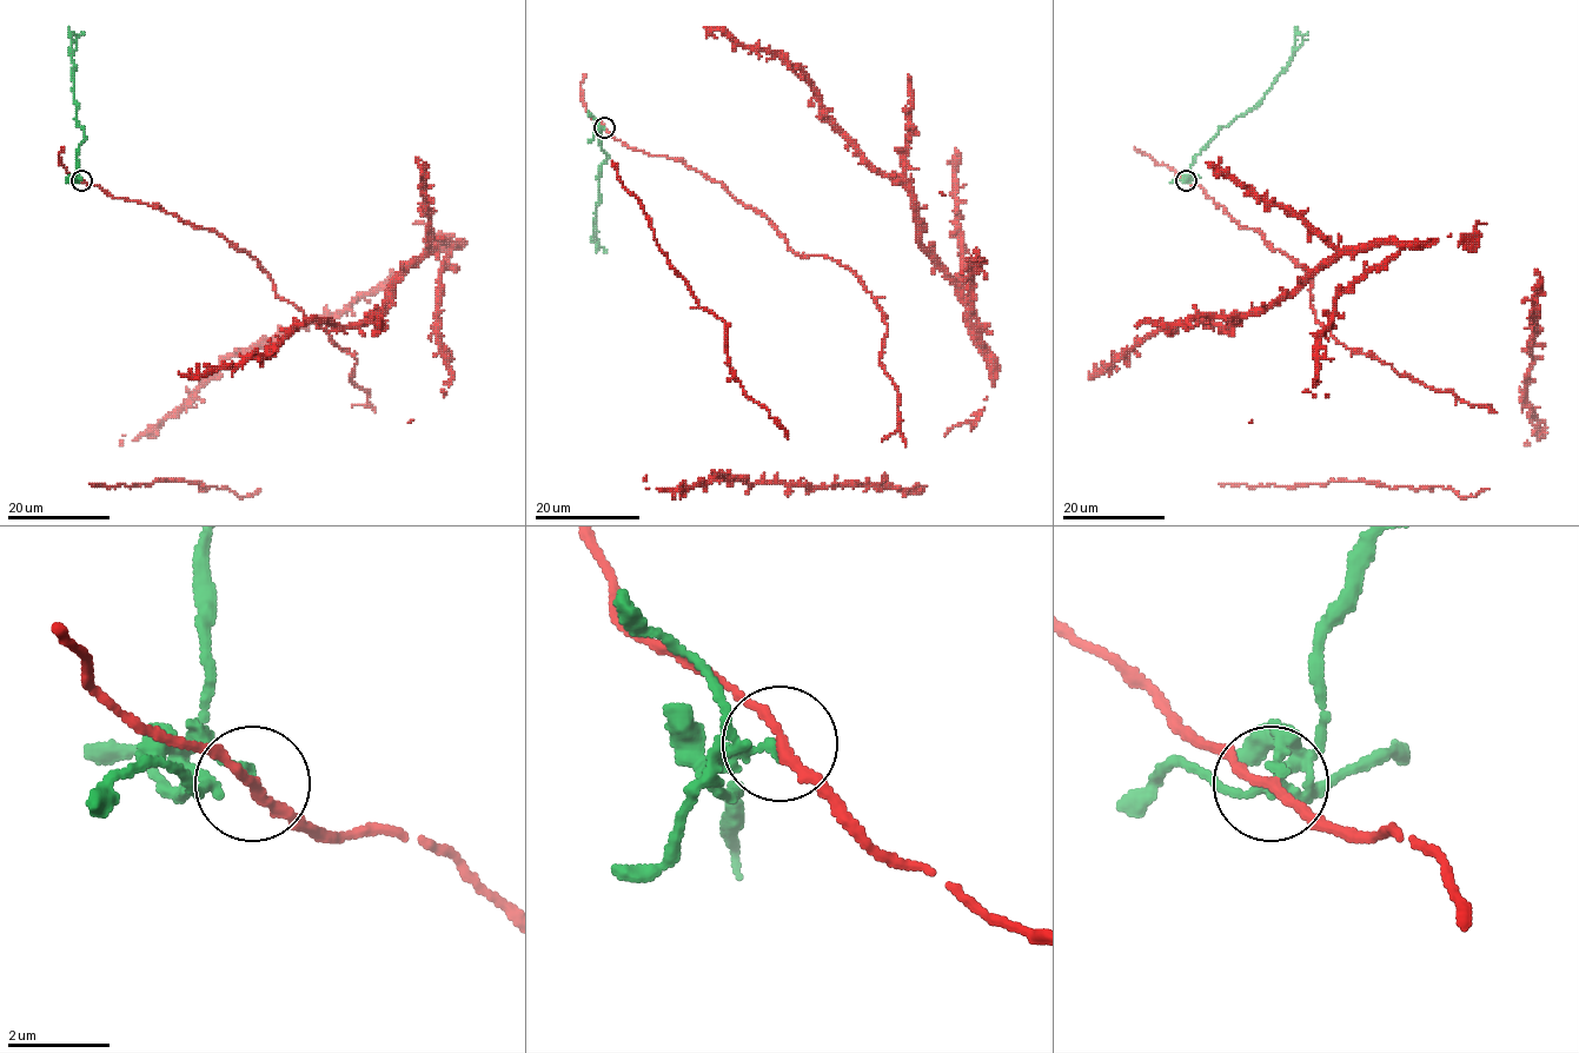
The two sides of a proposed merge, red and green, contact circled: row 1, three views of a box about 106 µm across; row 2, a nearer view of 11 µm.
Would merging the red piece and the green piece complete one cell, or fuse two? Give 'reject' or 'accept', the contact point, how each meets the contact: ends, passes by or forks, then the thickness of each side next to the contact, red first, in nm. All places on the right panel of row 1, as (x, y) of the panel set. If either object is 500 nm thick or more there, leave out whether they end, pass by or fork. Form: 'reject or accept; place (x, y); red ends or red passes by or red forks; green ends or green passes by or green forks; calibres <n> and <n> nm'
reject; place (1186, 180); red passes by; green ends; calibres 200 and 170 nm

